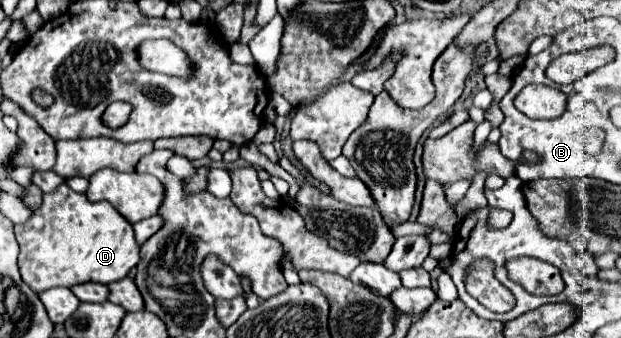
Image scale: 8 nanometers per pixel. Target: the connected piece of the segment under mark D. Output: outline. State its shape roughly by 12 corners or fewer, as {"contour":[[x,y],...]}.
{"contour":[[60,184],[18,226],[22,280],[112,284],[132,226]]}

